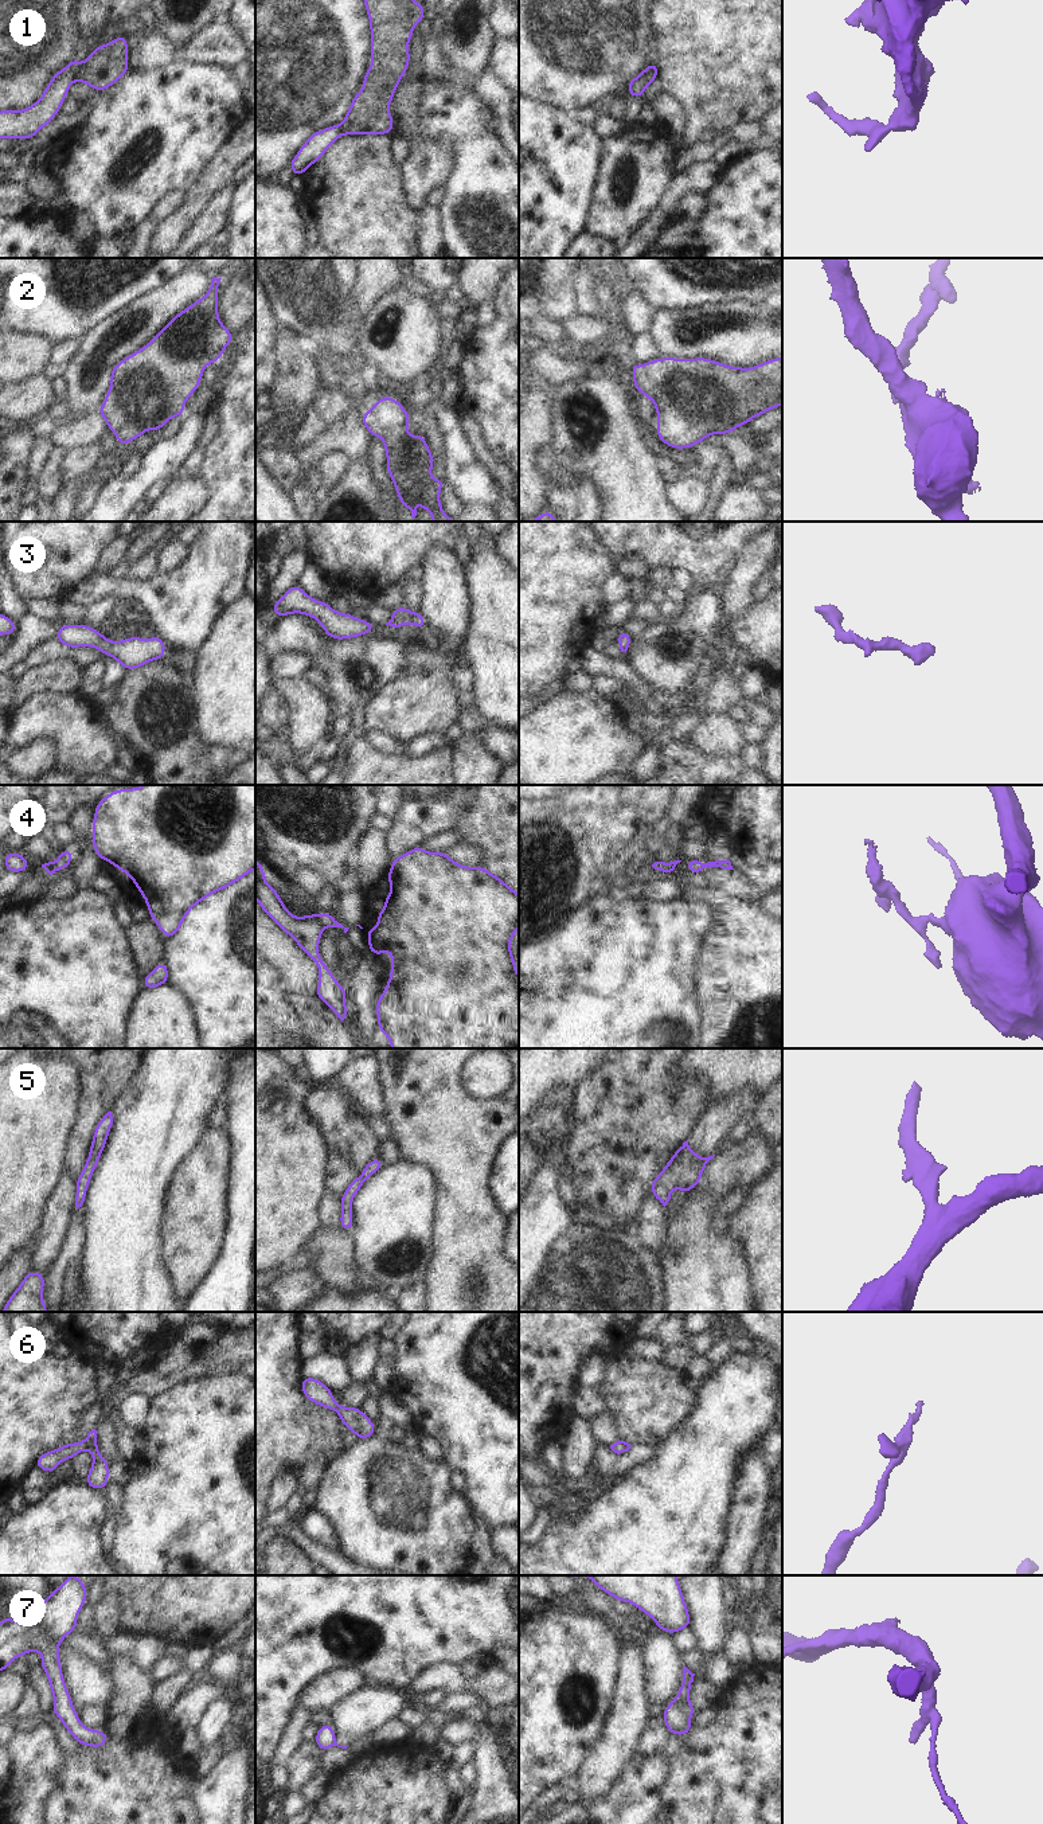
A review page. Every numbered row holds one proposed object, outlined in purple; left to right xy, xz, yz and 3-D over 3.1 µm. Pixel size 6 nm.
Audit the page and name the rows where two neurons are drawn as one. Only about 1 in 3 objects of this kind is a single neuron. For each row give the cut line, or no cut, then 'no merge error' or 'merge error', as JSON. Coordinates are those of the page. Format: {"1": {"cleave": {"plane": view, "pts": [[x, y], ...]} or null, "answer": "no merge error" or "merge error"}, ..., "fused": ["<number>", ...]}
{"1": {"cleave": {"plane": "xy", "pts": [[81, 65], [74, 78]]}, "answer": "merge error"}, "2": {"cleave": null, "answer": "no merge error"}, "3": {"cleave": null, "answer": "no merge error"}, "4": {"cleave": {"plane": "xz", "pts": [[317, 916], [324, 925]]}, "answer": "merge error"}, "5": {"cleave": null, "answer": "no merge error"}, "6": {"cleave": null, "answer": "no merge error"}, "7": {"cleave": {"plane": "yz", "pts": [[682, 1698], [682, 1711], [688, 1719]]}, "answer": "merge error"}, "fused": ["1", "4", "7"]}

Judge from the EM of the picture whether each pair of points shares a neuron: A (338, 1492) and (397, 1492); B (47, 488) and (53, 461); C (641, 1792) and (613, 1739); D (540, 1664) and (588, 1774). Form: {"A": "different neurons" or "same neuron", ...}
{"A": "same neuron", "B": "same neuron", "C": "different neurons", "D": "different neurons"}

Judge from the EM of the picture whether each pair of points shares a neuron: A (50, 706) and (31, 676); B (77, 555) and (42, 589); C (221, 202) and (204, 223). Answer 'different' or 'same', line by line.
A: different
B: same
C: same

